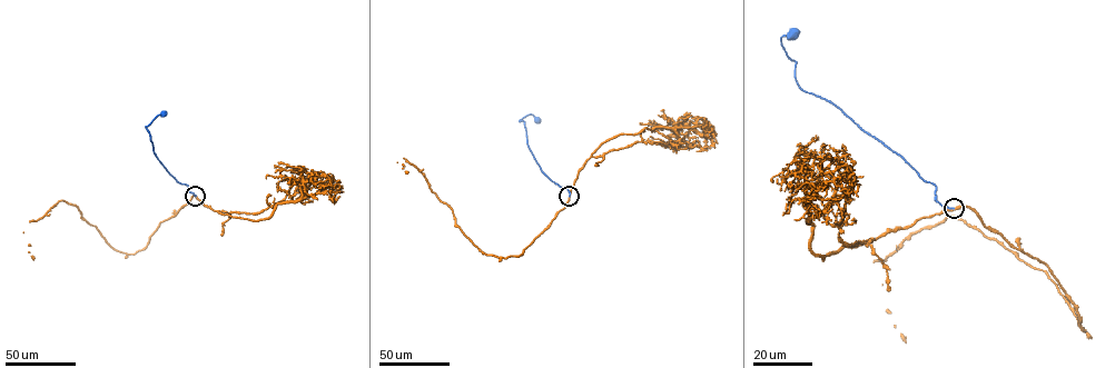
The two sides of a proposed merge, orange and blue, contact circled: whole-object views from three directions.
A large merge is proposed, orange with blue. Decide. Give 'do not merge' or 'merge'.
do not merge

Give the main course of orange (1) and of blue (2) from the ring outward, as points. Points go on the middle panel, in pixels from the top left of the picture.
1: (569, 196), (521, 255), (501, 258), (471, 241), (452, 209), (403, 158), (397, 162), (407, 173)
2: (569, 196), (566, 188), (541, 170), (528, 143), (524, 121), (519, 120), (530, 115), (536, 120)

